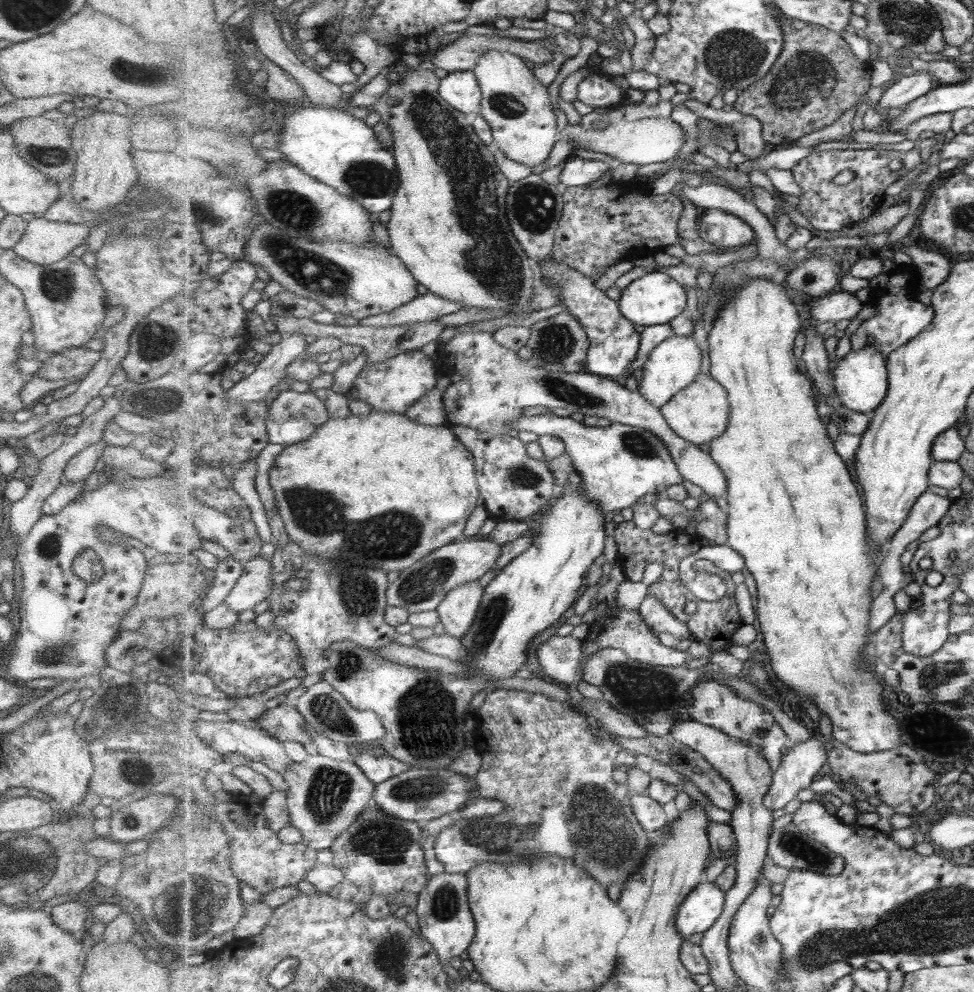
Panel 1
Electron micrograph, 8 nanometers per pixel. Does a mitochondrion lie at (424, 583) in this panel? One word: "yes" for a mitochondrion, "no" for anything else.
yes

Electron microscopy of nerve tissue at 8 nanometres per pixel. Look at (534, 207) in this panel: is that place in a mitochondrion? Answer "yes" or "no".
yes

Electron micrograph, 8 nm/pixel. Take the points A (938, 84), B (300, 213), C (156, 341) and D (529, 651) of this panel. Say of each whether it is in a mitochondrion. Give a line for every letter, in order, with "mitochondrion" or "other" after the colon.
A: other
B: mitochondrion
C: mitochondrion
D: other

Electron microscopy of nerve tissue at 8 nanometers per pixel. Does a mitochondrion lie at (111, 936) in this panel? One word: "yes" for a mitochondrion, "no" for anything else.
no

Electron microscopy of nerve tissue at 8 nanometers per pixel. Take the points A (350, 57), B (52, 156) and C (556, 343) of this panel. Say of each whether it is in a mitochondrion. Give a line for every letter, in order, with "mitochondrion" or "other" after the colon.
A: other
B: mitochondrion
C: mitochondrion

